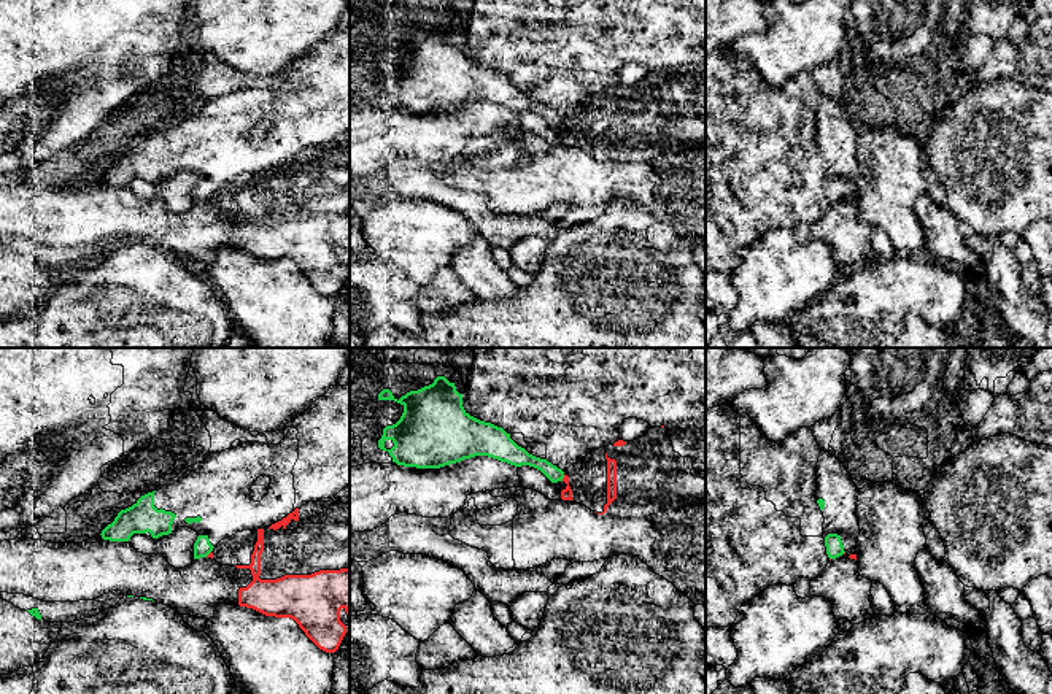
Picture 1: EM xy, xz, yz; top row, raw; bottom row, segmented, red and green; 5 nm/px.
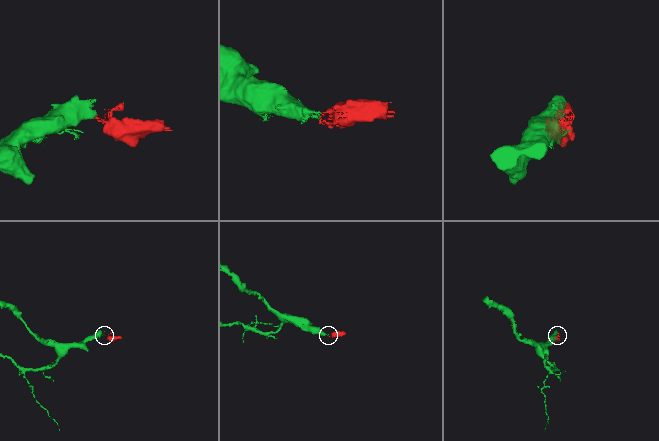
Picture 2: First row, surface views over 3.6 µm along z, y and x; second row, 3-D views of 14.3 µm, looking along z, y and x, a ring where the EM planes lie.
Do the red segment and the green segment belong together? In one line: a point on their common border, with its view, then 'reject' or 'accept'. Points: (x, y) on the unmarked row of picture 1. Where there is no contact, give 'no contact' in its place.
xz (563, 123) | reject

